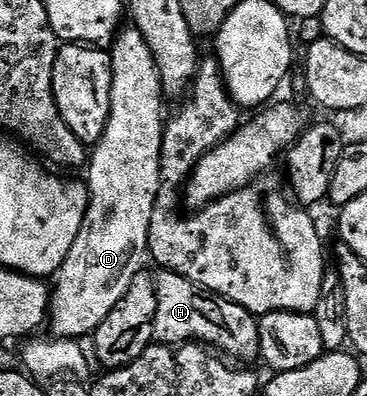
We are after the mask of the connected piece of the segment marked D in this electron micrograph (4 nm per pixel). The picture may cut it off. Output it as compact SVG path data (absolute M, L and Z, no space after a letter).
M128 26L117 35L116 39L110 45L110 55L112 57L112 101L110 102L110 118L106 122L106 130L102 134L100 141L94 145L90 152L90 159L86 165L86 183L88 186L88 213L84 219L82 230L78 234L78 238L74 242L74 246L70 246L70 254L66 258L66 262L60 271L54 277L54 287L50 292L50 328L52 324L51 335L62 340L74 340L77 338L91 337L96 331L96 327L106 318L106 314L110 314L110 310L114 310L114 306L118 306L118 302L126 294L126 290L130 290L130 282L145 267L148 255L148 235L150 234L150 218L154 214L154 202L158 198L158 190L160 189L160 151L162 150L162 138L164 137L164 126L166 123L166 112L164 116L164 103L166 97L164 95L164 87L160 81L158 74L158 66L154 62L154 54L150 50L150 46L146 46L146 38L142 38L142 34L135 26Z

